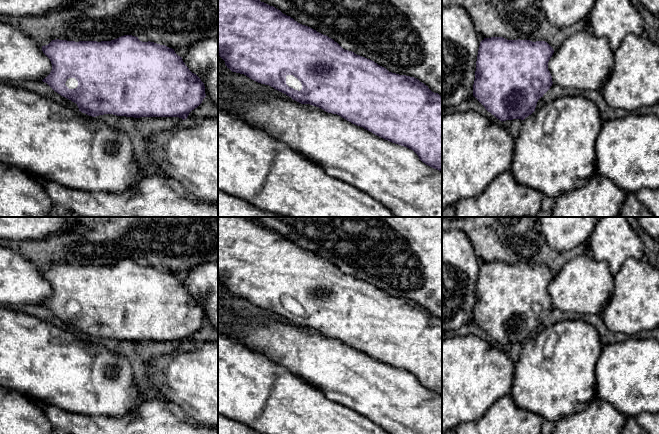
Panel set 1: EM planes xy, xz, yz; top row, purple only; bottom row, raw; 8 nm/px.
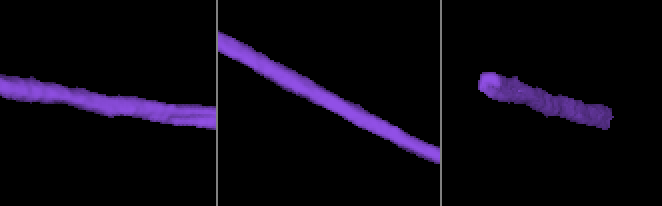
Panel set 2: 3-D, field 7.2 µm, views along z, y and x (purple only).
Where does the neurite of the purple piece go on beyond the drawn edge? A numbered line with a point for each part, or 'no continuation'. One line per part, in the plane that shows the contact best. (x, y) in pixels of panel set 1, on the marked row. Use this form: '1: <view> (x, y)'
1: xz (291, 81)

